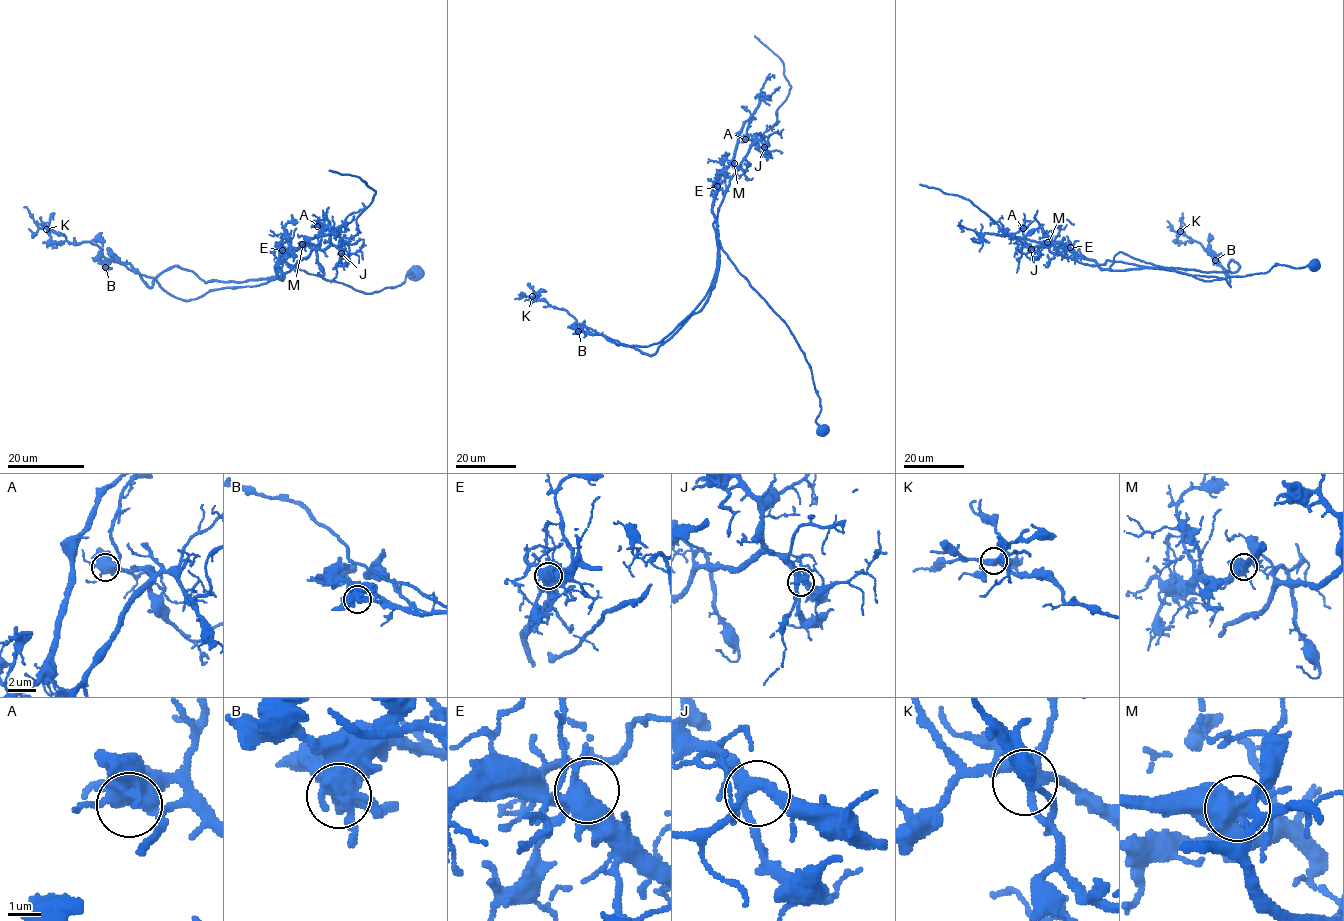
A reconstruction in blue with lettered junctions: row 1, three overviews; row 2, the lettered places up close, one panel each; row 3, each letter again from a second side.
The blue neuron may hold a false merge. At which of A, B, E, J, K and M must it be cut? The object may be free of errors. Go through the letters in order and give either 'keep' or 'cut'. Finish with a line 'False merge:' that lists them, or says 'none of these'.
A: keep
B: keep
E: keep
J: keep
K: keep
M: cut
False merge: M

